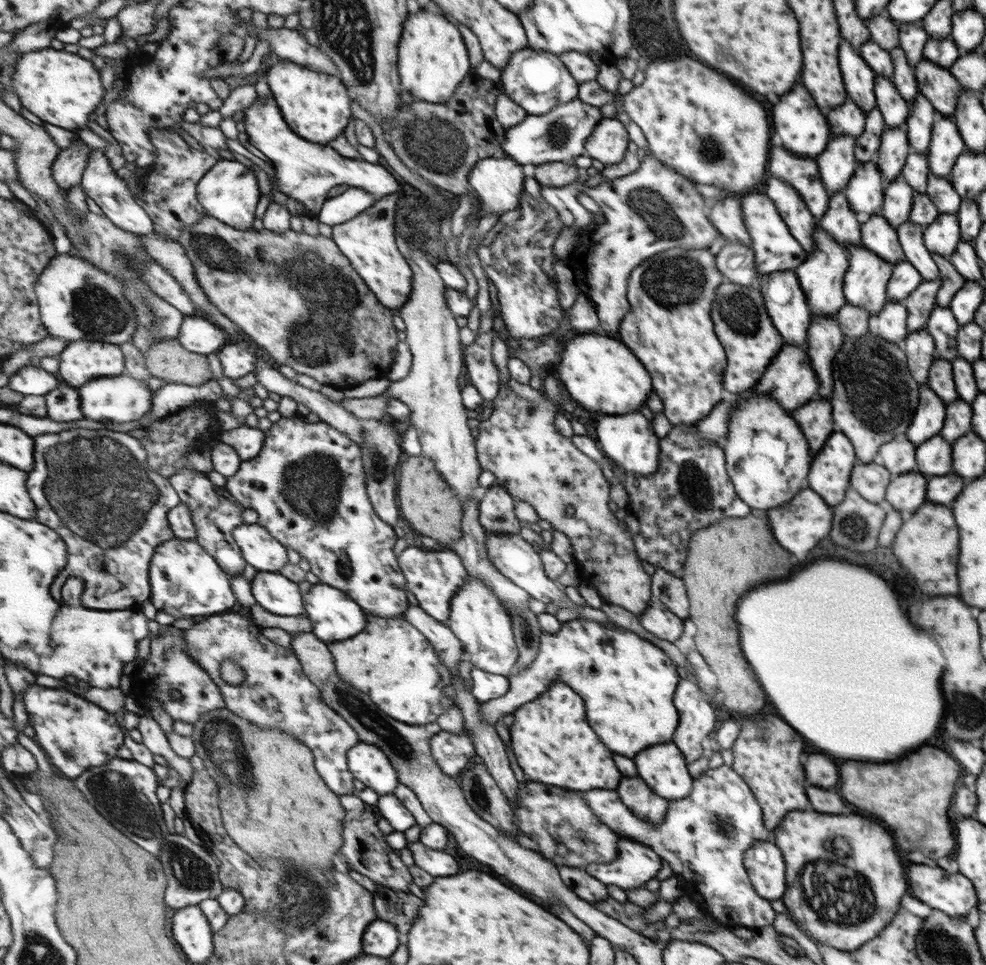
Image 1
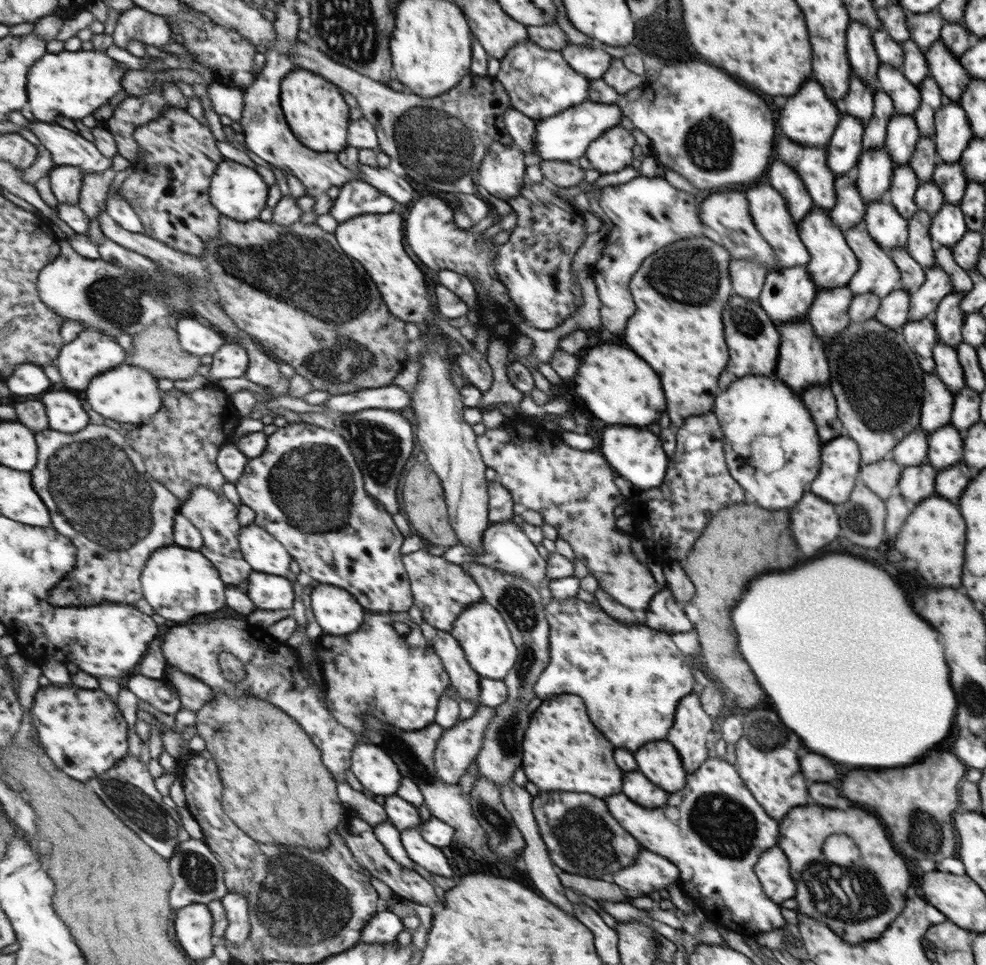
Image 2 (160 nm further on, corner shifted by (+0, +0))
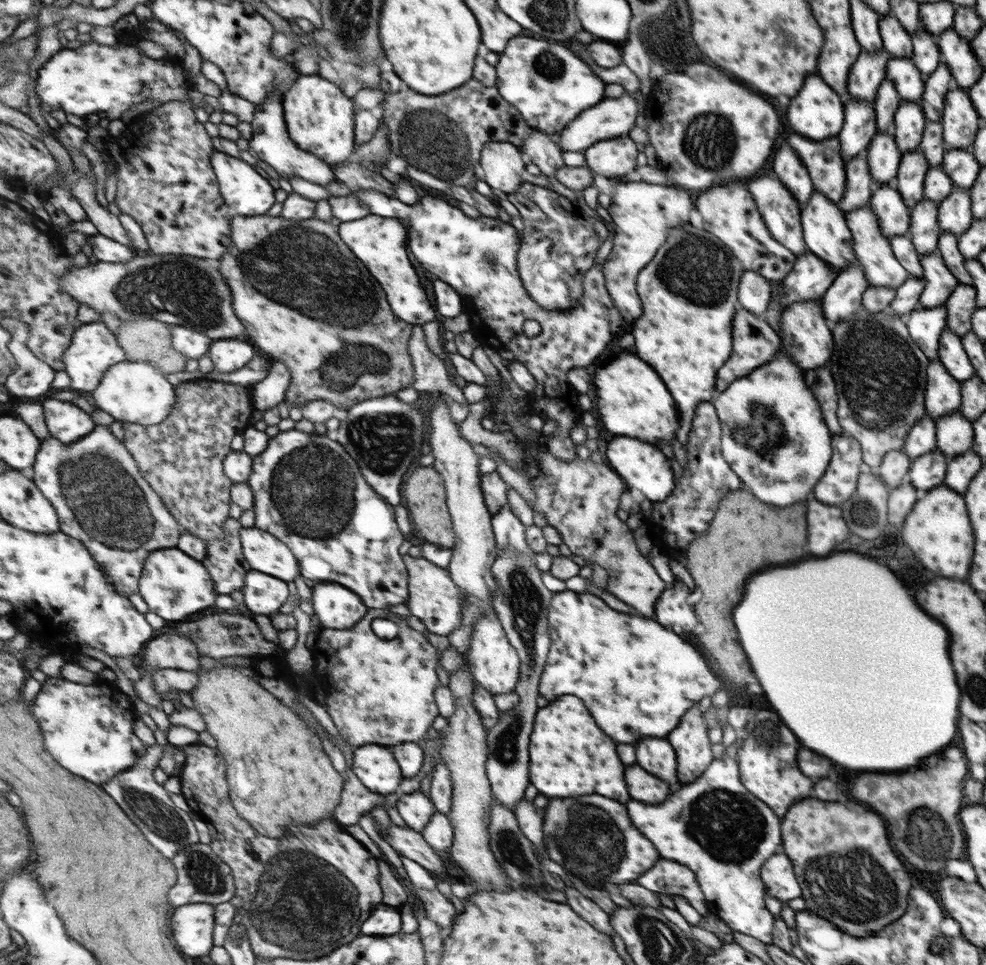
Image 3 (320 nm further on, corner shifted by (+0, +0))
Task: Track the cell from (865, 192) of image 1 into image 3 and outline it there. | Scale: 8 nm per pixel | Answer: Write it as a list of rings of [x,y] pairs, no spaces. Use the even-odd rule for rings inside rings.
[[[877,131],[870,140],[865,153],[870,175],[876,185],[887,184],[895,172],[898,172],[899,148],[894,141],[894,135],[887,131]]]

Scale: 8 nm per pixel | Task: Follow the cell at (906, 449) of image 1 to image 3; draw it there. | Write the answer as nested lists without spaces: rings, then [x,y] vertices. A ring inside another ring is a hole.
[[[925,414],[906,434],[902,449],[913,460],[937,448],[937,424],[929,415]]]

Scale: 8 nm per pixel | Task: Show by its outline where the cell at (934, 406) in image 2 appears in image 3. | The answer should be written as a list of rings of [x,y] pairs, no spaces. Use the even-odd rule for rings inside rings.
[[[935,359],[927,367],[926,414],[933,420],[940,416],[949,415],[959,408],[959,384],[955,377]]]

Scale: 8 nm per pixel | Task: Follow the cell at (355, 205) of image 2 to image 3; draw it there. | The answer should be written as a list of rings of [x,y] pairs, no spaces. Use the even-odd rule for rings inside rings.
[[[358,190],[353,192],[357,198],[366,204],[370,213],[387,218],[399,218],[409,220],[411,252],[419,260],[421,266],[429,273],[436,275],[438,279],[447,282],[459,295],[463,296],[469,305],[469,313],[473,318],[473,326],[470,332],[482,345],[486,344],[495,351],[509,350],[514,355],[513,360],[523,363],[535,376],[537,388],[527,394],[529,408],[524,412],[533,416],[539,416],[543,420],[556,421],[558,429],[552,435],[542,435],[539,440],[549,448],[559,460],[572,460],[576,457],[576,446],[569,439],[569,430],[580,420],[581,410],[577,408],[577,392],[570,388],[566,374],[572,368],[585,368],[593,364],[597,356],[605,352],[609,342],[619,334],[623,328],[621,313],[611,300],[606,290],[606,280],[603,276],[602,264],[597,264],[586,274],[583,283],[582,298],[580,304],[565,311],[550,311],[544,309],[523,286],[522,276],[519,275],[518,257],[522,243],[522,234],[510,223],[503,222],[499,217],[479,218],[469,216],[463,209],[455,207],[445,200],[433,196],[421,197],[415,204],[408,205],[398,198],[391,198],[383,192],[376,190]],[[527,320],[534,320],[540,324],[541,332],[535,337],[527,337],[523,332],[523,324]]]

